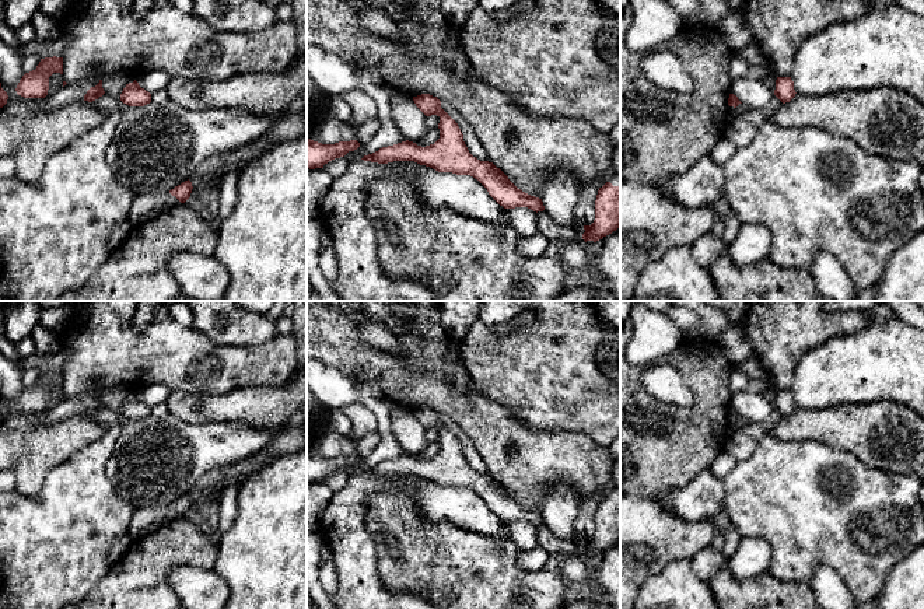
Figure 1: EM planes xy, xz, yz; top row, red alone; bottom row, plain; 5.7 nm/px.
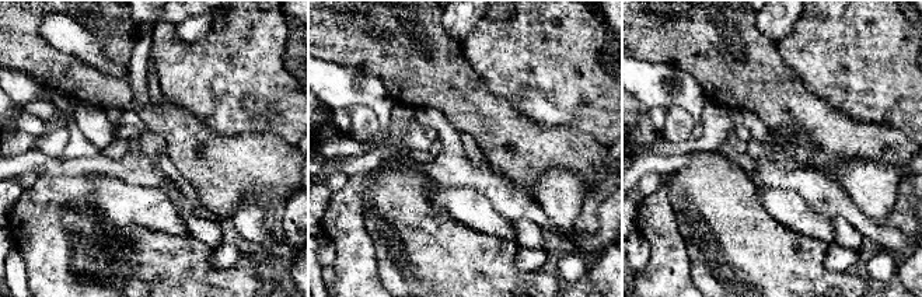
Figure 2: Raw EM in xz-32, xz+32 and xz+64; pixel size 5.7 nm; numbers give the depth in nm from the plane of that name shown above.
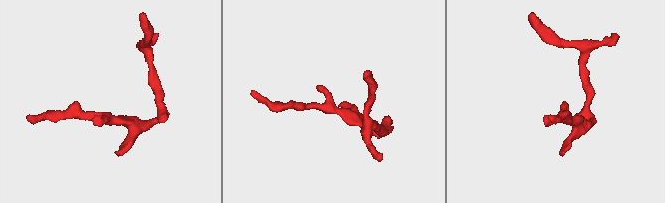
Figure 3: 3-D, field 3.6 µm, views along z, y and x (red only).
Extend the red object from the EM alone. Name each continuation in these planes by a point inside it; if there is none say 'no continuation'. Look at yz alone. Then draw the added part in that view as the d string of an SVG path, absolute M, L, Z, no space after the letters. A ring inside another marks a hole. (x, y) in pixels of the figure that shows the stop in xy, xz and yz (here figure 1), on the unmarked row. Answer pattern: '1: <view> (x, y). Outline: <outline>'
no continuation

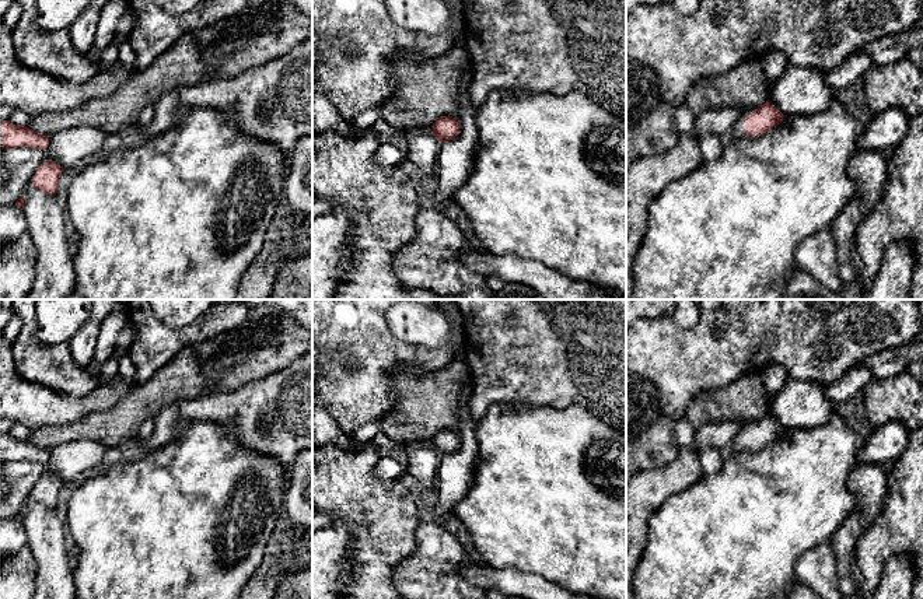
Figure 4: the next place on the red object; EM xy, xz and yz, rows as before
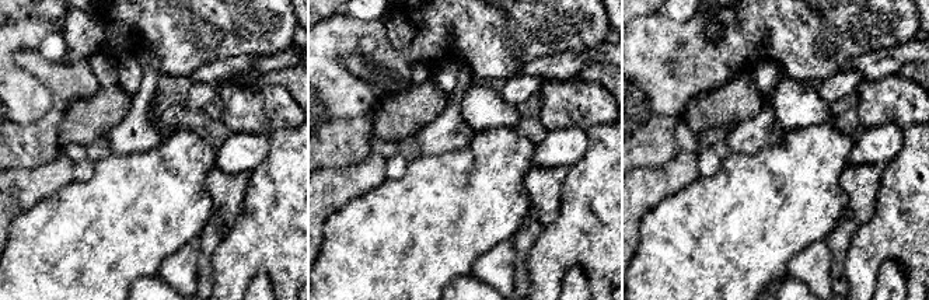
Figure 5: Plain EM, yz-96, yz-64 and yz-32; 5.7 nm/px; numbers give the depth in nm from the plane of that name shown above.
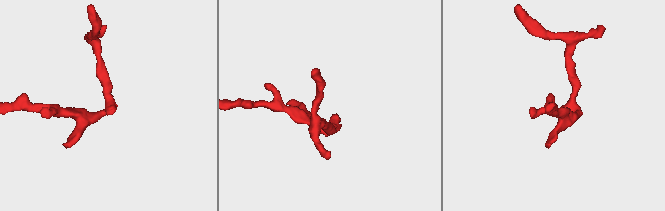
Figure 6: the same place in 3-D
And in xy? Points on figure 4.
no continuation

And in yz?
1: yz (737, 441). Outline: M752 421L752 423L748 423L745 427L742 427L733 438L731 438L731 441L730 441L730 446L731 446L731 449L733 449L733 452L740 452L740 451L756 451L756 449L747 449L745 446L744 446L744 441L745 441L745 434L744 434L744 431L747 430L747 428L749 428L749 427L754 427L755 425L755 421Z

